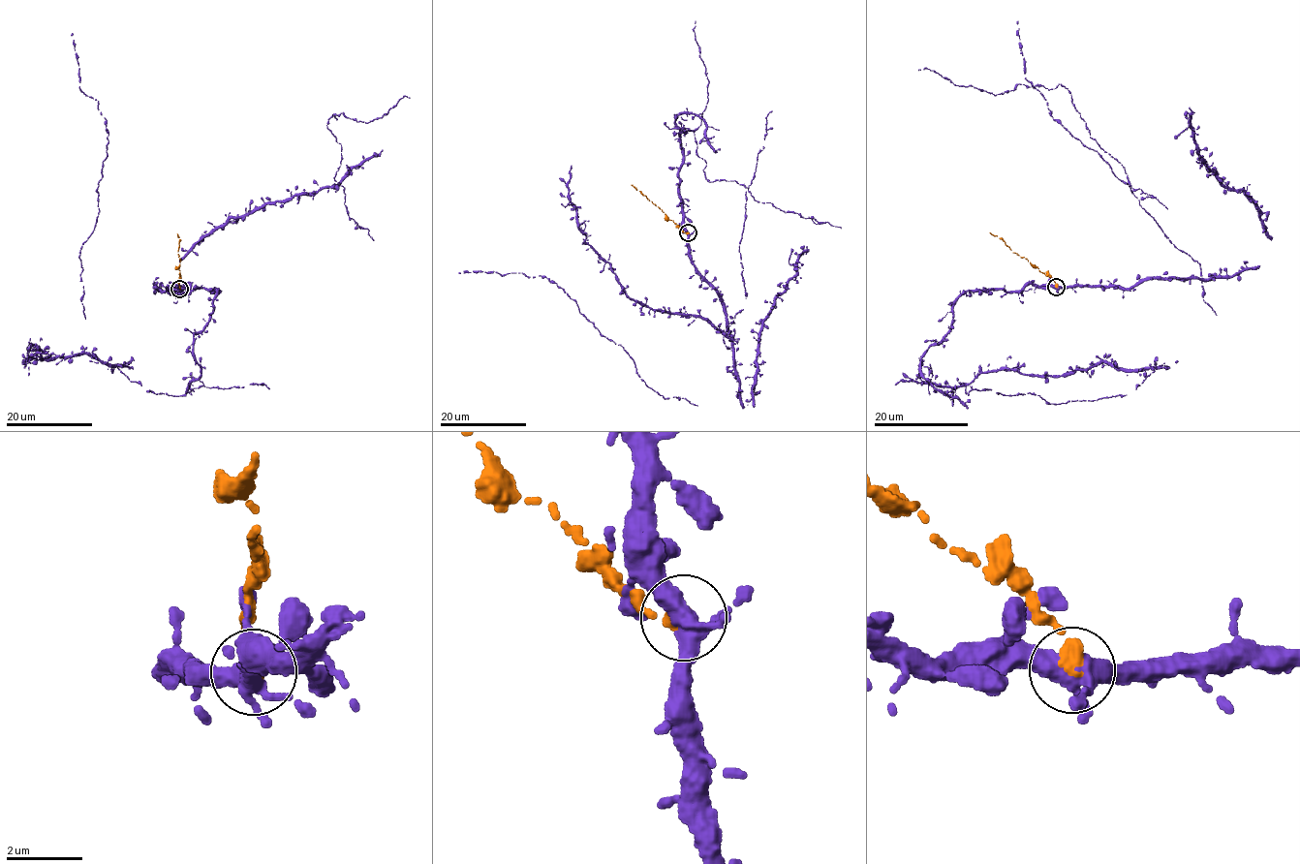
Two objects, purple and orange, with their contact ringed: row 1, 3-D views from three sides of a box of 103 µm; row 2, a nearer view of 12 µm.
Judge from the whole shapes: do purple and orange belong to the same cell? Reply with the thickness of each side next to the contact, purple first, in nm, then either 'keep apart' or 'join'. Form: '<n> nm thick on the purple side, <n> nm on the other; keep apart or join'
400 nm thick on the purple side, 400 nm on the other; keep apart

